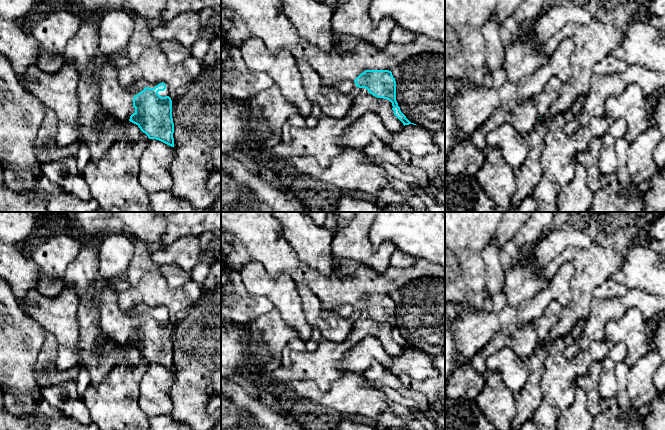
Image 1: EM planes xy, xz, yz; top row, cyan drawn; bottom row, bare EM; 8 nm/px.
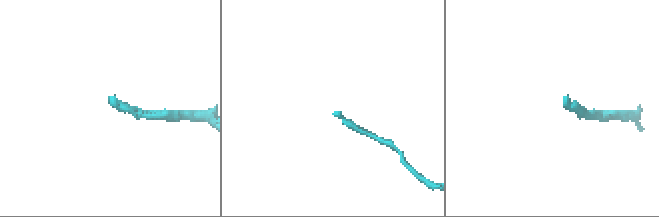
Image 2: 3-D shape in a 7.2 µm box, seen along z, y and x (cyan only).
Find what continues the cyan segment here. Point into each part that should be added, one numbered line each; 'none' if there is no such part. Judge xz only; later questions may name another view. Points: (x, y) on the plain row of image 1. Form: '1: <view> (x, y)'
1: xz (345, 311)

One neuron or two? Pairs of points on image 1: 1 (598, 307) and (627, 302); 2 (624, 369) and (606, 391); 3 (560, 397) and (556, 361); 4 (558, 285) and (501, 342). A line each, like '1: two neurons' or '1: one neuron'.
1: one neuron
2: two neurons
3: one neuron
4: two neurons

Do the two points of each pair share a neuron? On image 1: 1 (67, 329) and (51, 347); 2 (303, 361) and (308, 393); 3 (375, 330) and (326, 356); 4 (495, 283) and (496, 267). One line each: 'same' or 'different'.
1: different
2: different
3: same
4: same

